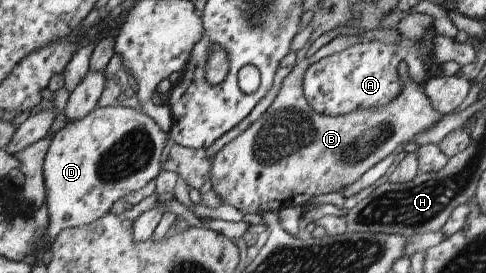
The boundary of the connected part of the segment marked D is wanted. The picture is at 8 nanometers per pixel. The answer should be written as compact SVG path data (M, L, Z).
M134 103L97 107L95 110L92 110L88 116L84 116L82 120L69 121L64 128L56 130L44 162L45 200L48 202L49 213L49 226L47 227L48 240L54 243L54 240L62 230L65 230L66 228L85 226L86 224L90 224L90 222L95 222L98 218L111 212L114 202L120 200L120 198L125 198L126 195L130 194L130 192L141 190L151 180L156 179L162 170L160 160L162 160L162 152L164 152L164 147L169 138L169 134L162 132L162 128L160 128L158 124L155 124L154 120L152 120L148 114L145 114L141 109L139 109L139 107Z

